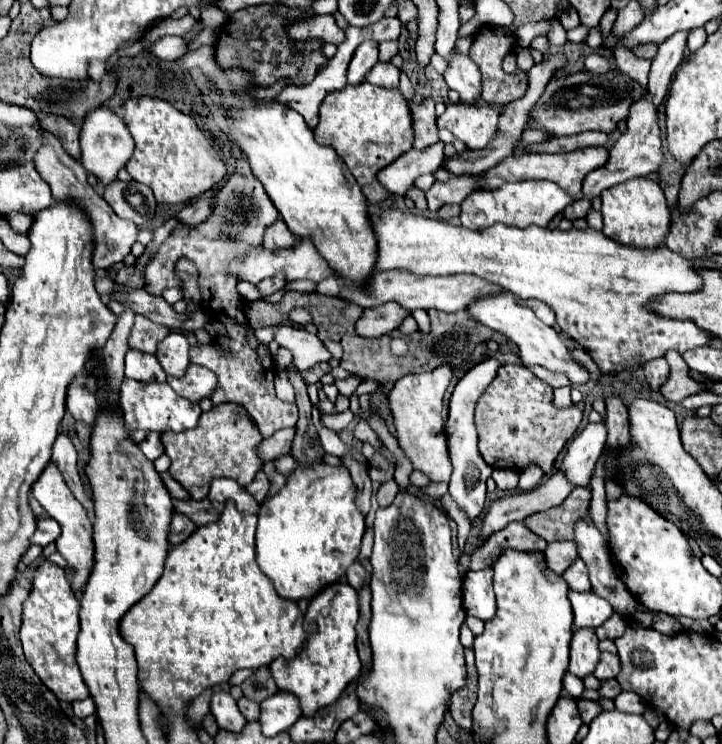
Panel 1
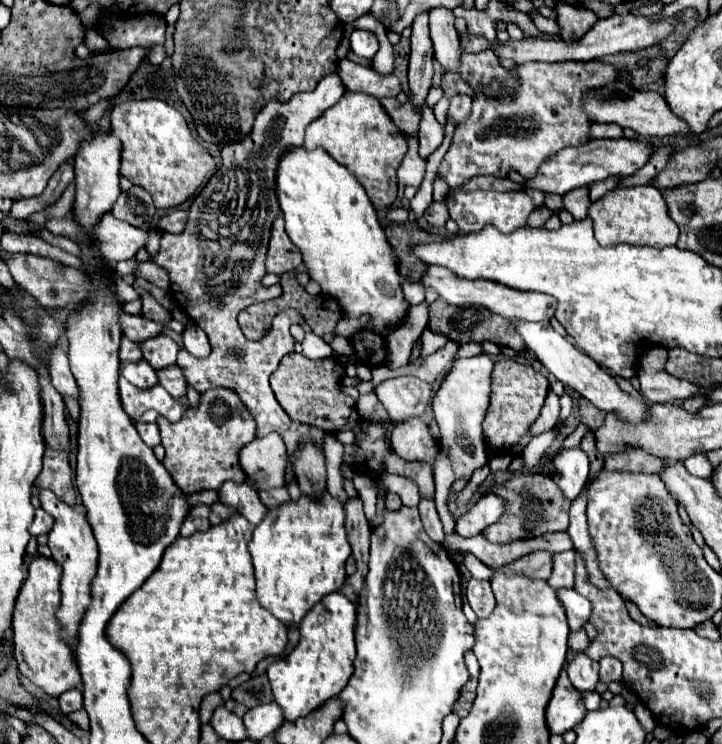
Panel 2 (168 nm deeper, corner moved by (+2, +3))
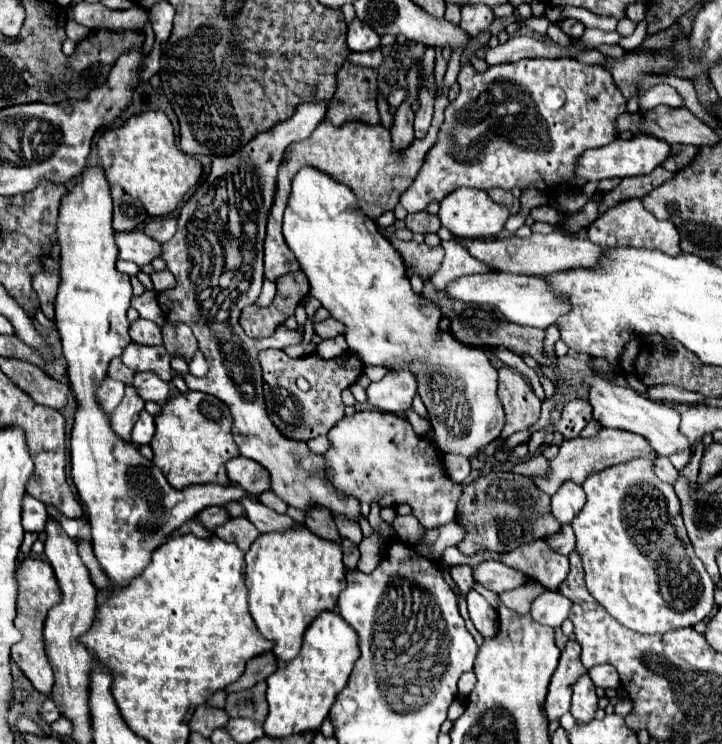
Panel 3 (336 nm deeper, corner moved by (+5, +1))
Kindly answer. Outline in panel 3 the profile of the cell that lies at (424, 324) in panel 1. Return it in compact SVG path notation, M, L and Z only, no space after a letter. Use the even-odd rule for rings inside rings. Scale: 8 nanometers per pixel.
M408 368L388 372L380 382L372 382L366 388L368 402L382 412L406 412L417 394L416 378Z

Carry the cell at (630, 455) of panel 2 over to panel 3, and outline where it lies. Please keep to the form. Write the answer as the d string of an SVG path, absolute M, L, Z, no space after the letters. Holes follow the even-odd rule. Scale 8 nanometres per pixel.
M658 456L656 462L654 462L654 472L656 476L662 480L662 482L668 482L668 484L674 484L678 480L678 470L672 466L672 462L668 462L668 458L664 456Z

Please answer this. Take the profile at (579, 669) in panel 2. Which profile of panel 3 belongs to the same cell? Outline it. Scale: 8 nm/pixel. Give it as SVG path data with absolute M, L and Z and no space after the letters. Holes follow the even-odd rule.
M582 674L576 684L572 686L572 716L578 722L590 722L596 712L596 692L594 692L594 682L588 678L588 674Z

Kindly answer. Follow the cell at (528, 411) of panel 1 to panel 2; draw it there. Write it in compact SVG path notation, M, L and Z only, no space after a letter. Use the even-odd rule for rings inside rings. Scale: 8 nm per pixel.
M499 360L493 368L493 392L491 392L491 406L483 420L483 432L487 446L497 454L509 450L517 438L529 432L529 426L539 416L545 396L549 390L547 378L533 370L531 366L519 364L515 360Z

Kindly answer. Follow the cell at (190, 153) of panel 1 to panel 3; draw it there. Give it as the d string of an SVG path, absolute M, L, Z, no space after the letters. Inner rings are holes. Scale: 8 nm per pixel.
M162 110L130 116L120 128L104 132L98 140L98 154L108 182L120 184L126 194L138 198L150 216L172 214L202 176L202 164L178 148L172 122Z

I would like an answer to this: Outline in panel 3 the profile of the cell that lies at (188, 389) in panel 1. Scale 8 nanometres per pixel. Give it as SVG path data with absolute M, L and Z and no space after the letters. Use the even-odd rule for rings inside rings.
M136 372L132 384L138 388L144 400L164 404L172 396L172 384L164 382L162 378L156 378L156 374L150 374L150 372Z

